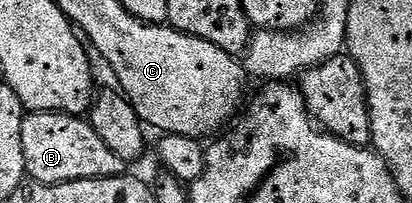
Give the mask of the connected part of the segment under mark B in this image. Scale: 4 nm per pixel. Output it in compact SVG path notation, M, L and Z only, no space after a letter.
M31 113L24 118L21 145L27 175L37 183L72 183L86 179L108 179L124 174L125 164L91 128L86 118L74 115Z

